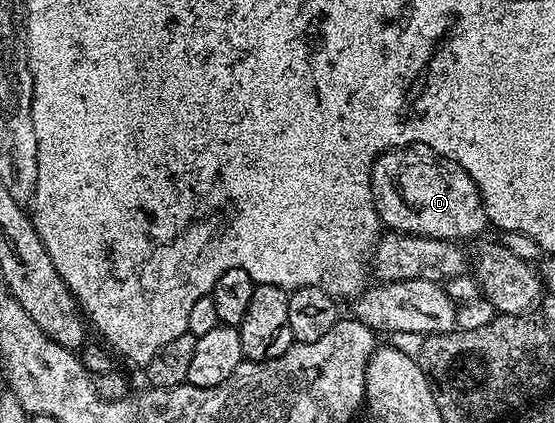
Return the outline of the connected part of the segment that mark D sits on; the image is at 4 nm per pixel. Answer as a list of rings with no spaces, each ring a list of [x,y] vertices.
[[[413,143],[378,154],[372,167],[372,195],[382,224],[397,233],[466,241],[487,227],[485,204],[473,178],[456,163],[439,161],[429,146]]]

